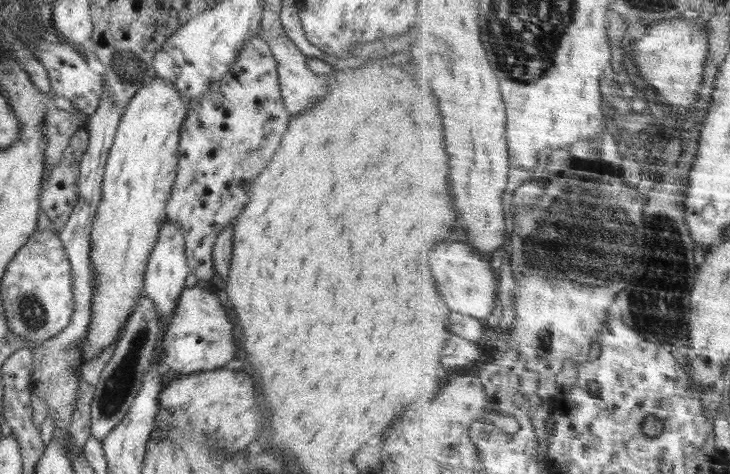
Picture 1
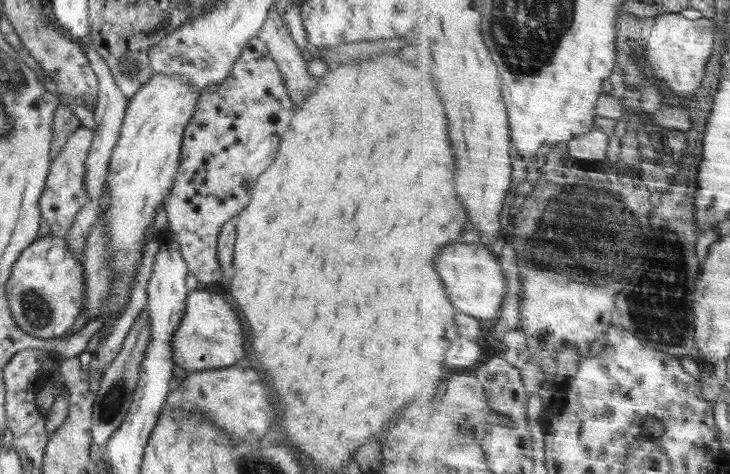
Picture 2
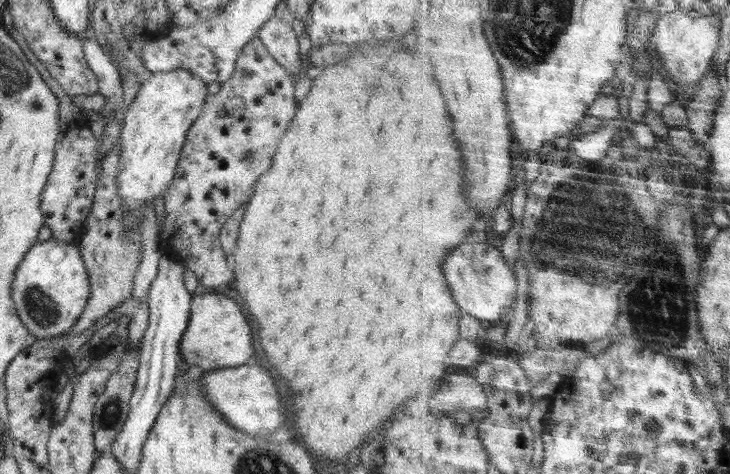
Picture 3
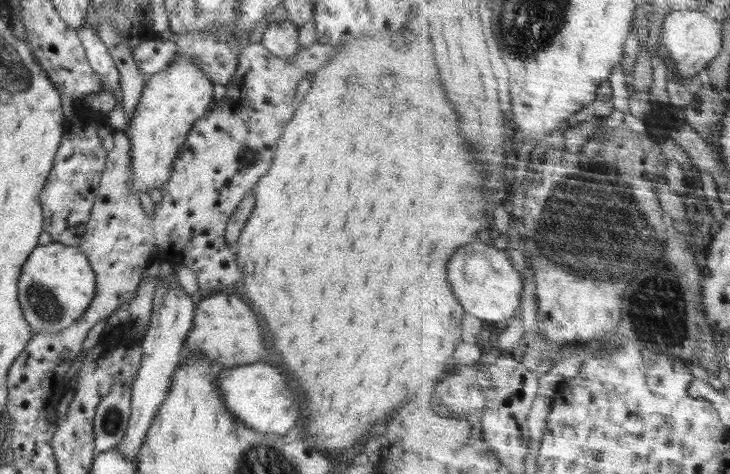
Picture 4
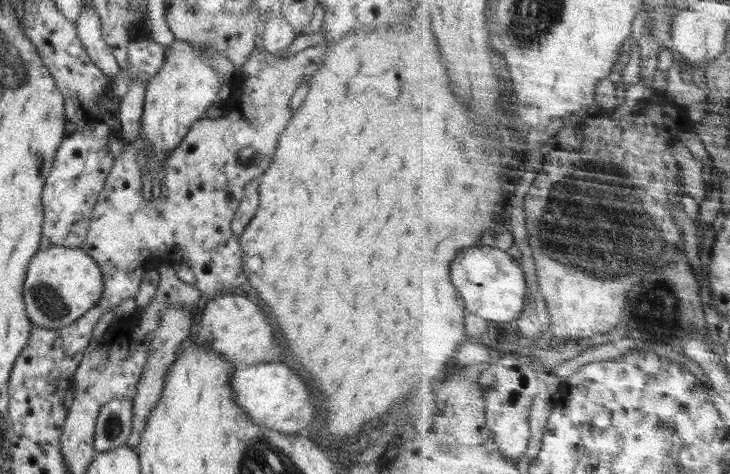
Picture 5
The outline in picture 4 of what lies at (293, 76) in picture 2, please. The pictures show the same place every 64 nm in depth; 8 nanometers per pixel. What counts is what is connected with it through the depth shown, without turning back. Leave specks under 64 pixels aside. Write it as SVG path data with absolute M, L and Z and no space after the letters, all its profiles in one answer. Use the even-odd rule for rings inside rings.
M274 19L262 36L261 43L274 56L290 59L298 51L298 31L295 24L288 19Z

